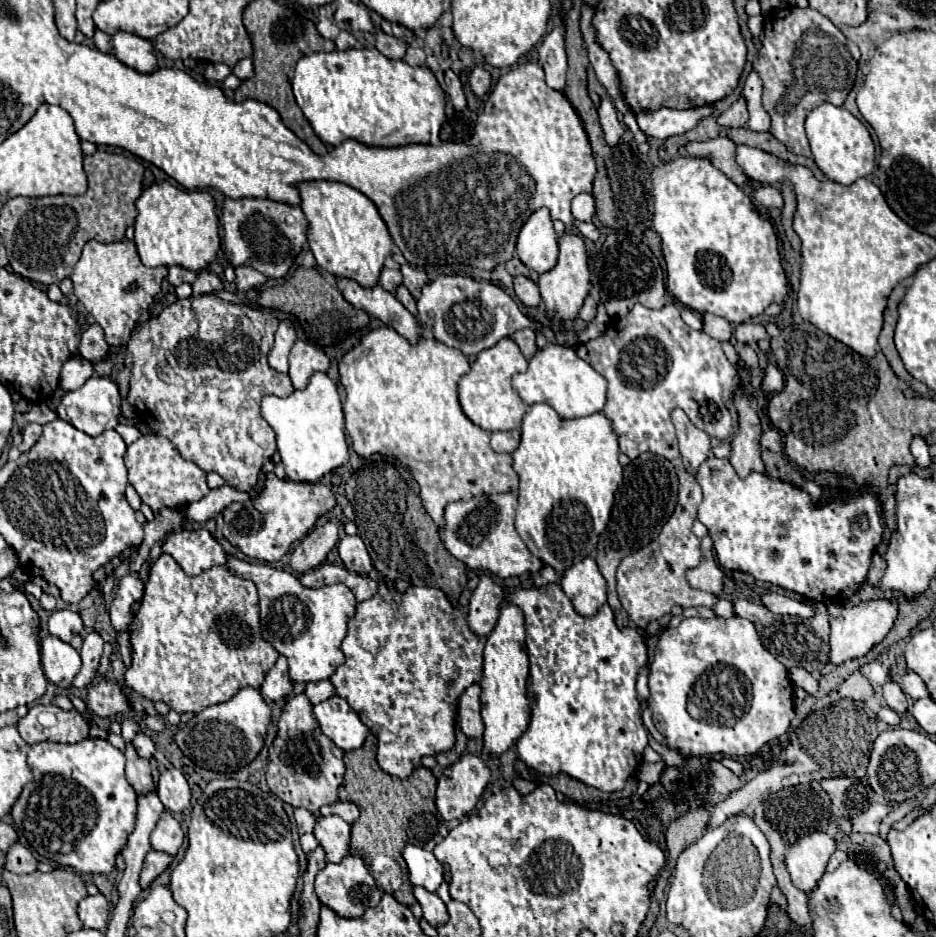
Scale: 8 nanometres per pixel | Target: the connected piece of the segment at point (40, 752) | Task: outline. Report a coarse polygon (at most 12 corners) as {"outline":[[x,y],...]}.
{"outline":[[102,738],[30,746],[12,806],[40,856],[110,874],[136,822]]}

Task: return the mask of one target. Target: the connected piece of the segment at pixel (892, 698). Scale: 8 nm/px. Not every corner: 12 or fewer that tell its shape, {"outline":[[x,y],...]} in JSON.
{"outline":[[896,682],[884,686],[886,704],[904,714],[908,708],[906,694]]}

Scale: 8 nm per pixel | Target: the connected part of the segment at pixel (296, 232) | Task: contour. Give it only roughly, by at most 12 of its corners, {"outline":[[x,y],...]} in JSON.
{"outline":[[226,198],[230,266],[288,274],[308,232],[302,208]]}

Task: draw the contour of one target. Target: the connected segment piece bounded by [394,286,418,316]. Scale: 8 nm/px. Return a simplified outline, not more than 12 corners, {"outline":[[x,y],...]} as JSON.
{"outline":[[404,286],[396,288],[394,296],[406,306],[414,316],[416,300]]}

